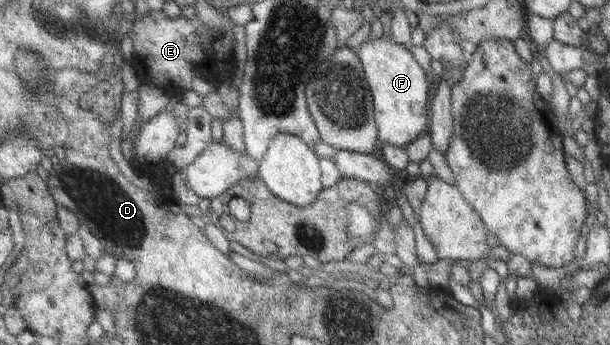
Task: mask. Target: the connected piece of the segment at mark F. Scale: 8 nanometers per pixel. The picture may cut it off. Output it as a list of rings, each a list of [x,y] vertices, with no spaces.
[[[390,36],[366,39],[355,53],[360,60],[364,78],[371,94],[376,140],[403,148],[427,130],[428,80],[412,54]]]

